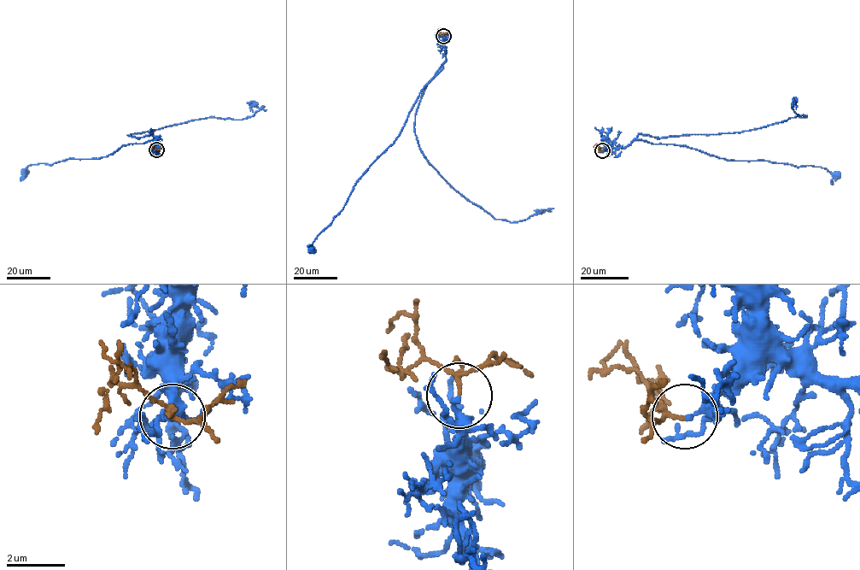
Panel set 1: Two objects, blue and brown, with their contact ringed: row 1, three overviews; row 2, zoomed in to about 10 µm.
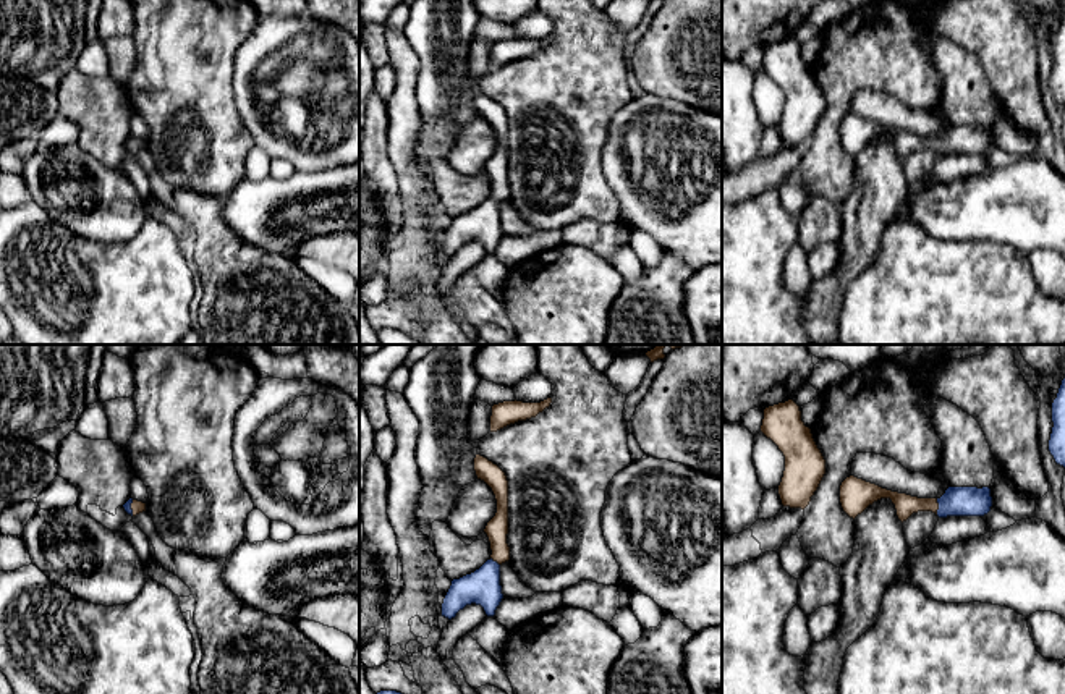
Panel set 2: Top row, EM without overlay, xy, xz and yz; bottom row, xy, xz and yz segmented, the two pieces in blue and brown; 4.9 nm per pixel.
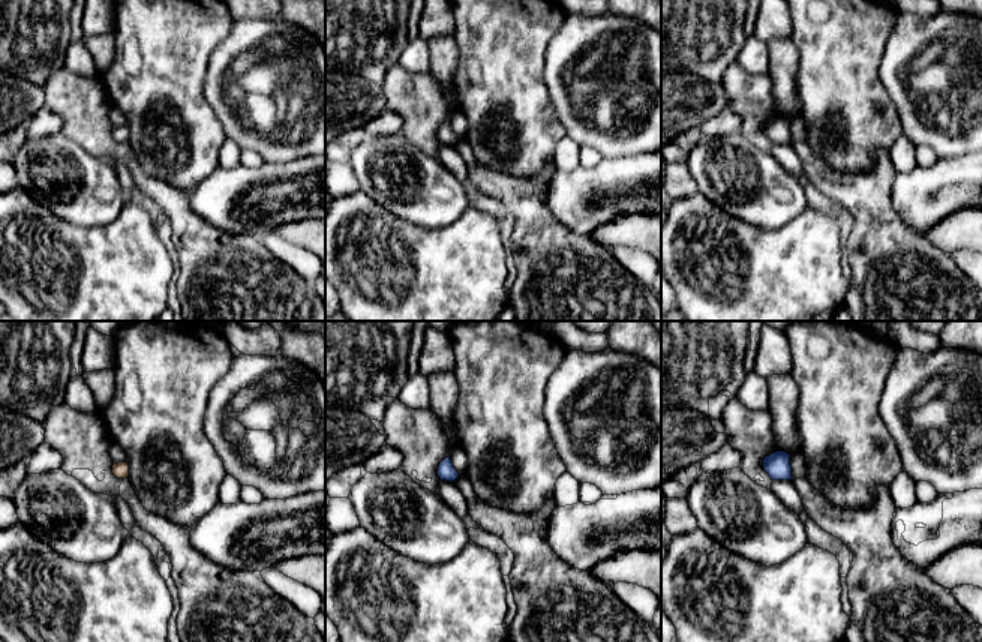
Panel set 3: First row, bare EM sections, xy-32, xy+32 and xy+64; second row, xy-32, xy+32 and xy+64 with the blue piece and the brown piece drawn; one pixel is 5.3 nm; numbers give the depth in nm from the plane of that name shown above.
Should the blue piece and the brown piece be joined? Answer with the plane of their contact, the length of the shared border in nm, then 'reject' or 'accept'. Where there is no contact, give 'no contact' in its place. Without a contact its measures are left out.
meets blue in yz; contact 80 nm long; accept

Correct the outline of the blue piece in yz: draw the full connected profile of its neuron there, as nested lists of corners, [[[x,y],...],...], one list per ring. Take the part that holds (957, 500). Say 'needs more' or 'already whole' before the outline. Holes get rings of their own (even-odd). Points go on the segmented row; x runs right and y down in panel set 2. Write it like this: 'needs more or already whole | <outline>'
needs more | [[[855,476],[846,477],[840,485],[842,508],[853,519],[880,498],[892,500],[902,523],[918,511],[932,511],[939,518],[984,516],[992,506],[989,487],[948,487],[940,498],[918,498],[882,489]]]

